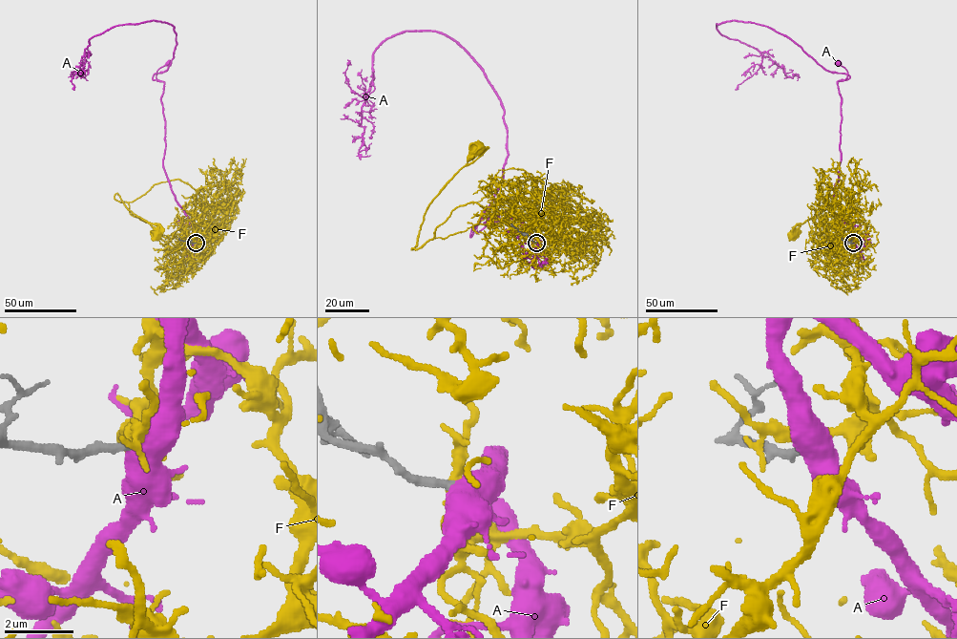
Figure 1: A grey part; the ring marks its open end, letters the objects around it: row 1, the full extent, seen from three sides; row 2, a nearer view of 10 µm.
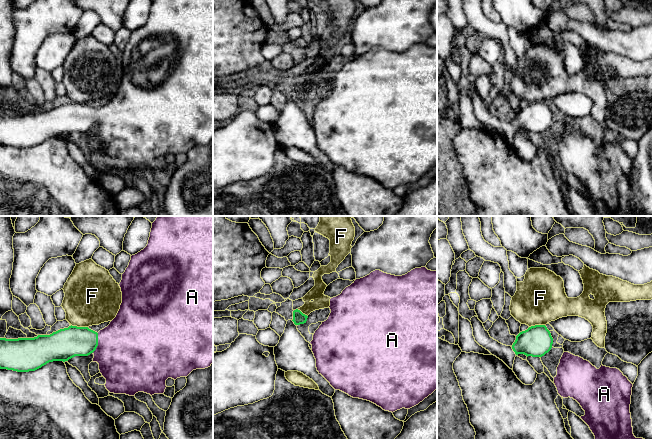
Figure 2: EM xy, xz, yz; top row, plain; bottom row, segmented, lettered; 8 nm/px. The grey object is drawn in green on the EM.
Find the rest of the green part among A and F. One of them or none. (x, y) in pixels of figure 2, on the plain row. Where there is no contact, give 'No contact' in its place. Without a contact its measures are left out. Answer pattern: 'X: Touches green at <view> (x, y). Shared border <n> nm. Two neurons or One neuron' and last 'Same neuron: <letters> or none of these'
A: Touches green at xy (97, 119). Shared border 170 nm. One neuron
F: Touches green at xy (79, 103). Shared border 140 nm. Two neurons
Same neuron: A

